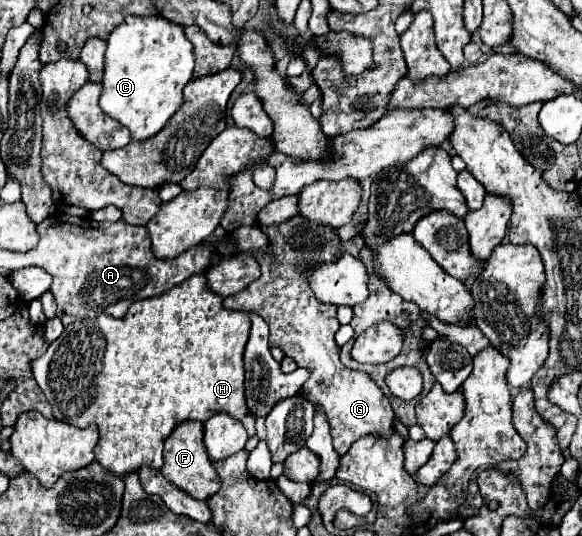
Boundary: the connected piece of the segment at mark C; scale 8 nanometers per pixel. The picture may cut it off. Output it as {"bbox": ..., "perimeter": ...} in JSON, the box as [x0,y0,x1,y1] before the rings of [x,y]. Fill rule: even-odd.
{"bbox":[100,17,194,141],"perimeter":[[[126,17],[110,35],[100,107],[106,115],[128,127],[134,141],[146,141],[164,129],[168,119],[184,105],[182,89],[192,79],[194,51],[182,25],[164,17]]]}

